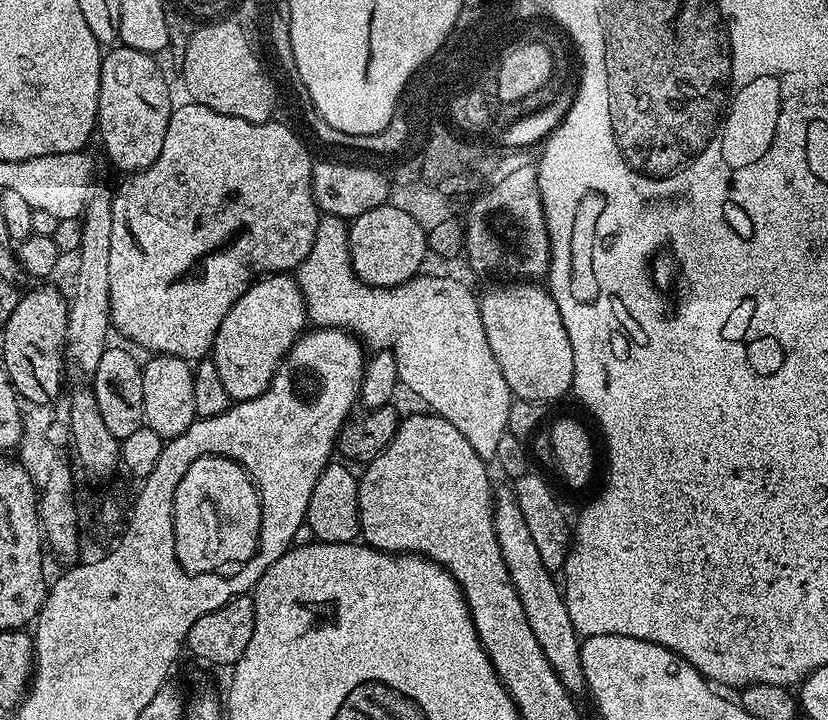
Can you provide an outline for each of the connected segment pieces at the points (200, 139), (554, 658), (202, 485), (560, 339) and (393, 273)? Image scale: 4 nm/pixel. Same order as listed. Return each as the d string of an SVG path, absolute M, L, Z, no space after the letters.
M187 102L181 106L173 107L172 117L166 126L166 138L162 138L162 150L158 150L158 158L148 168L141 172L133 172L127 177L128 180L116 192L116 197L110 200L112 217L114 218L114 230L110 234L110 292L108 294L108 315L113 329L116 328L128 340L133 340L140 348L145 348L148 354L161 356L177 356L189 362L203 360L212 351L212 343L216 340L216 332L222 326L226 314L234 306L236 301L232 296L204 296L194 294L194 284L174 284L174 274L178 270L176 262L186 264L190 258L198 254L198 250L210 250L210 258L218 258L222 268L228 274L228 260L238 254L236 268L240 274L240 284L247 288L250 281L246 278L246 256L252 252L256 256L256 248L262 250L264 246L264 274L288 274L299 269L300 263L310 254L316 232L320 228L322 215L316 206L316 199L312 193L312 166L314 157L308 153L308 148L287 128L284 124L269 122L267 124L251 124L242 118L230 118L226 114L218 114L206 106L195 102Z
M497 487L494 492L494 530L498 538L498 546L502 550L502 558L508 567L514 590L522 602L522 610L526 614L526 622L530 622L530 630L534 630L534 638L538 638L538 646L542 646L542 654L546 662L558 674L562 686L573 694L585 691L584 671L580 658L581 637L570 622L568 607L559 583L554 581L553 573L542 566L542 558L538 555L538 546L534 546L534 538L530 538L530 530L526 526L526 518L522 518L522 510L516 501L516 493L511 487Z
M203 456L198 458L190 466L190 470L186 470L186 474L182 474L182 482L178 482L176 487L174 502L172 503L172 529L174 530L176 557L188 572L214 572L223 569L225 567L223 564L232 564L228 566L245 564L256 553L256 543L260 541L260 493L256 491L256 485L252 483L252 477L245 472L241 464L237 464L235 460L229 460L227 456Z
M508 282L505 288L492 288L485 296L479 297L480 317L482 326L486 330L486 342L490 342L490 350L502 370L502 378L506 378L506 386L512 391L513 397L517 400L530 400L537 402L551 402L550 400L560 400L564 395L572 392L572 379L574 378L574 350L570 350L570 338L566 334L566 326L562 322L562 314L556 305L551 291L547 287L536 282Z
M386 203L351 221L348 229L348 249L352 255L352 271L358 279L373 288L393 288L411 280L421 271L424 256L429 255L425 229L409 214Z

